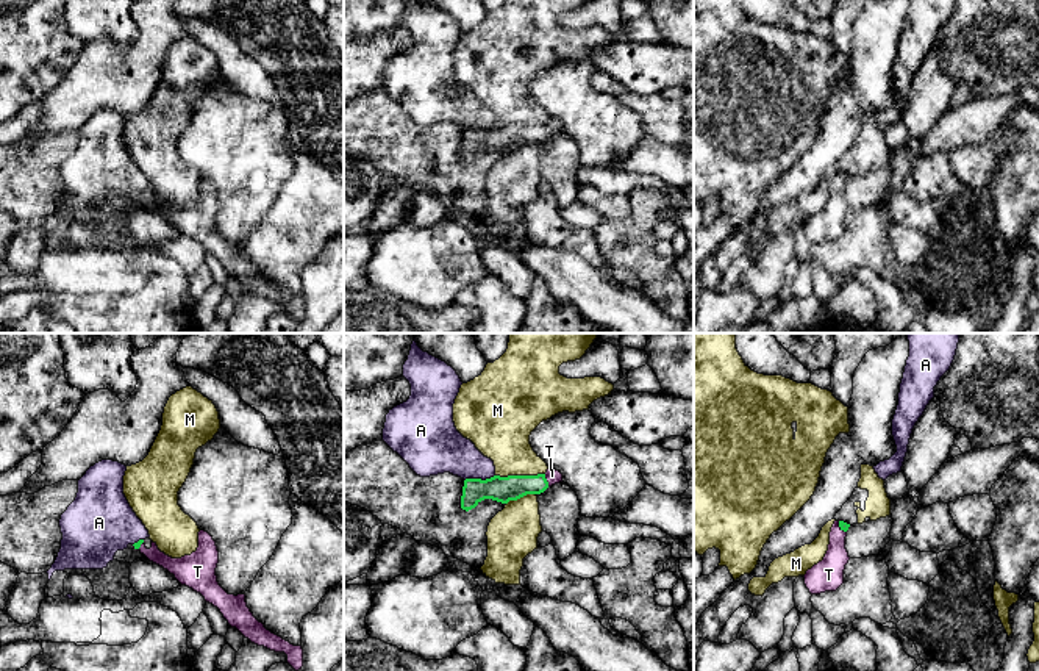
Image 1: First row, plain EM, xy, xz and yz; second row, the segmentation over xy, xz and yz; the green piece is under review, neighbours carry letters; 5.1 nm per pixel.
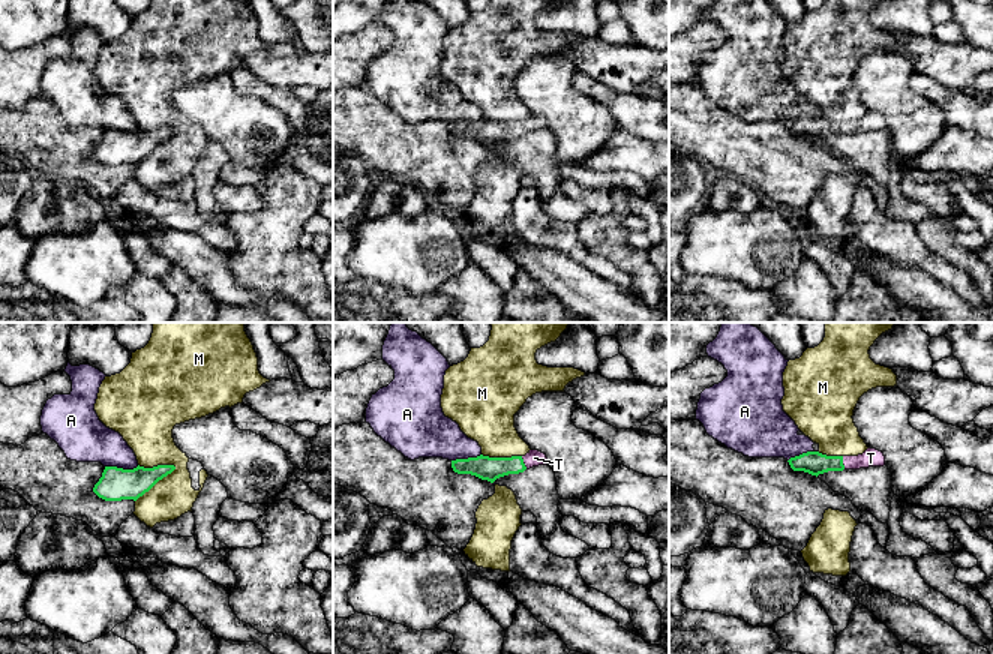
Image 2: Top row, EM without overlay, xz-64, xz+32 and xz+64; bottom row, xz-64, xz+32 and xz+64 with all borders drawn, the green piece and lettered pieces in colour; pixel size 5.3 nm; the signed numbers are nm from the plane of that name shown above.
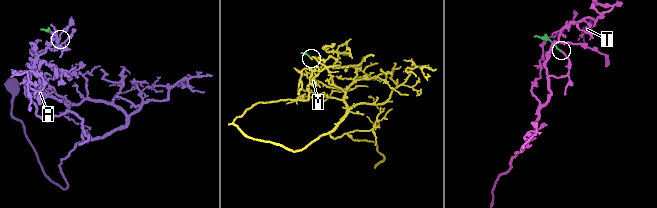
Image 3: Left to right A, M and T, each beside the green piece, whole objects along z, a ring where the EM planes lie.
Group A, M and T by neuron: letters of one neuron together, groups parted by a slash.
A / M / T

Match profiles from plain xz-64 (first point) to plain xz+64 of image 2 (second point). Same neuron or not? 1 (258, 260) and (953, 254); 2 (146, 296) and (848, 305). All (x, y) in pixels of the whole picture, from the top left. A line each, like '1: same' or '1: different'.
1: same
2: different

